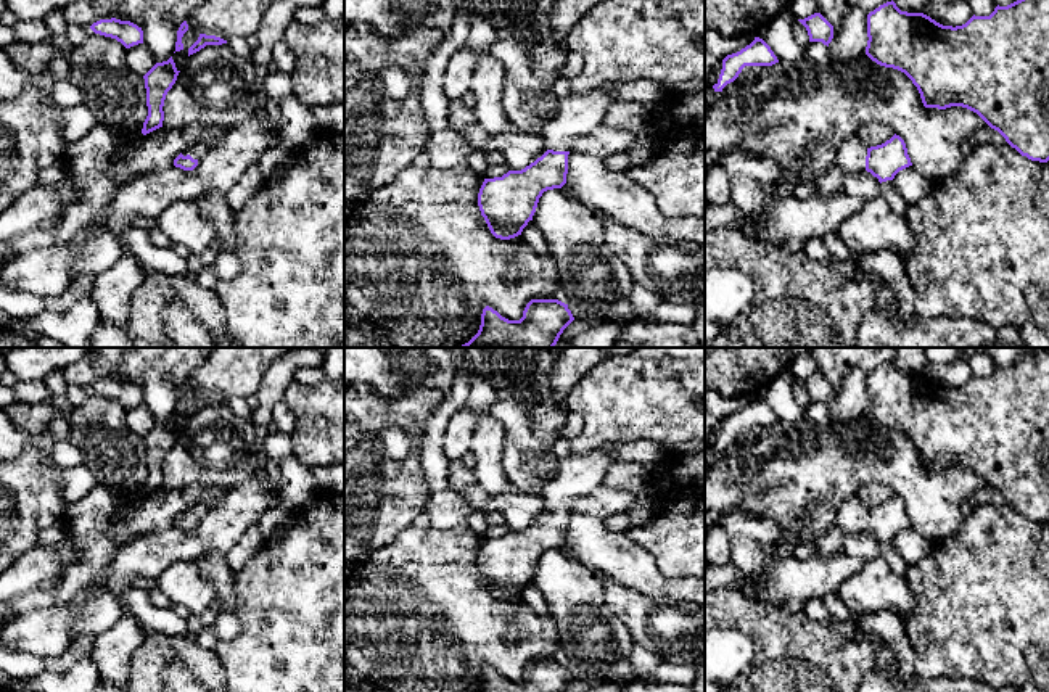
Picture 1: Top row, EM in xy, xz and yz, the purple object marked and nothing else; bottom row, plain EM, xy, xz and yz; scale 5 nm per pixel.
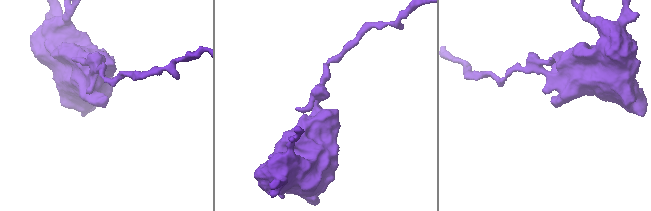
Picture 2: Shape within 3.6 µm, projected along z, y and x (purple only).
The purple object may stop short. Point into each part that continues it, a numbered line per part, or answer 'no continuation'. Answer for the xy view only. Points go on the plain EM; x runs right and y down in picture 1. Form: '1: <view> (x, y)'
1: xy (200, 509)

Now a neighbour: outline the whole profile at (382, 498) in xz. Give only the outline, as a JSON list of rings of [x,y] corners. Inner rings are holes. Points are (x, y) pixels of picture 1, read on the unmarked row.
[[[344,381],[344,581],[370,554],[393,542],[402,529],[412,526],[413,520],[425,512],[431,496],[417,444],[405,460],[396,462],[383,447],[381,431],[402,428],[415,443],[442,401],[444,394],[433,388],[410,389],[393,399],[380,396],[368,383]]]

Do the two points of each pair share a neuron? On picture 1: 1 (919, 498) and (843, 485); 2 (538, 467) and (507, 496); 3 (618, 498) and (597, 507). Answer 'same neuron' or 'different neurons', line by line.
1: same neuron
2: different neurons
3: same neuron

